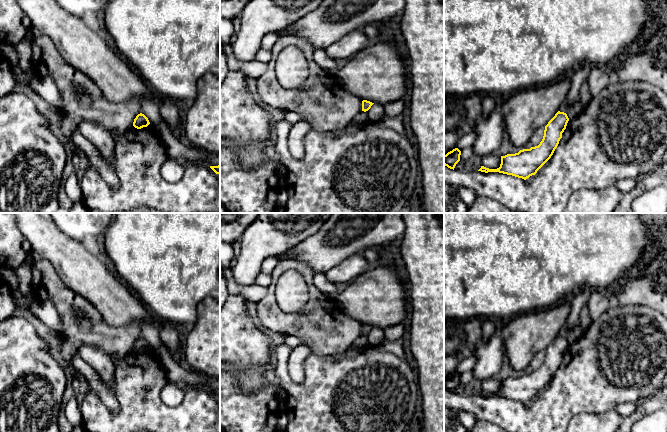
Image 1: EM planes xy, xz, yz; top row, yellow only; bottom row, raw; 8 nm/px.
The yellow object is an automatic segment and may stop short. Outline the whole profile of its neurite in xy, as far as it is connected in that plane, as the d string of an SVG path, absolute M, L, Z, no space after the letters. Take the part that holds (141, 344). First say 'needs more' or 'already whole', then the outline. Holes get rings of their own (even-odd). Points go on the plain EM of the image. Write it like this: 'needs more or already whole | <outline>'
already whole | M142 337L138 338L133 346L133 350L137 353L147 351L149 348L150 348L150 346L149 346L148 342Z

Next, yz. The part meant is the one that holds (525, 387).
already whole | M558 335L545 350L543 363L538 370L520 374L515 378L501 380L501 388L497 393L481 390L478 395L485 397L499 396L526 404L535 399L551 382L562 362L562 357L566 353L568 345L567 338Z

